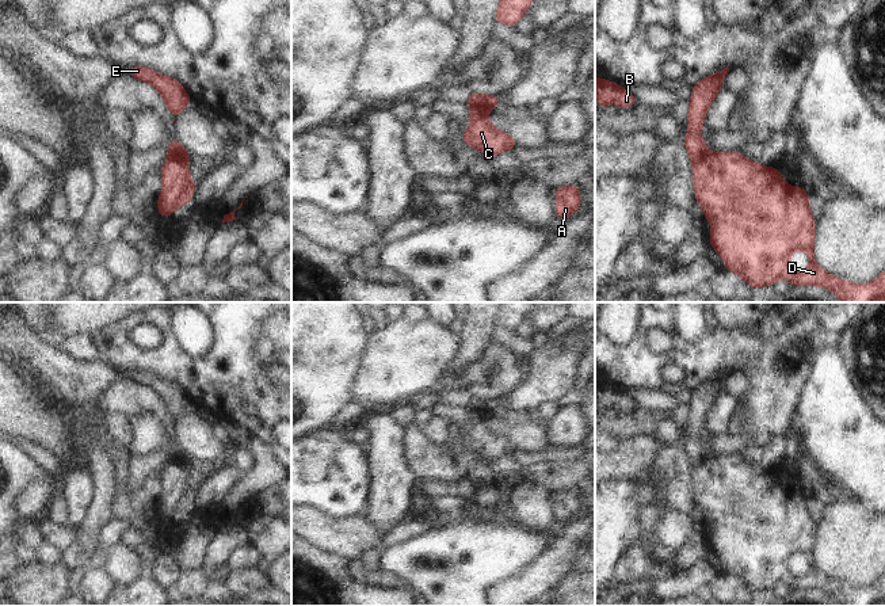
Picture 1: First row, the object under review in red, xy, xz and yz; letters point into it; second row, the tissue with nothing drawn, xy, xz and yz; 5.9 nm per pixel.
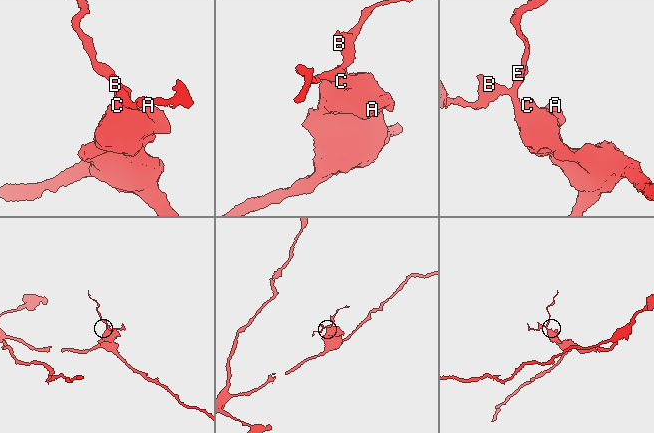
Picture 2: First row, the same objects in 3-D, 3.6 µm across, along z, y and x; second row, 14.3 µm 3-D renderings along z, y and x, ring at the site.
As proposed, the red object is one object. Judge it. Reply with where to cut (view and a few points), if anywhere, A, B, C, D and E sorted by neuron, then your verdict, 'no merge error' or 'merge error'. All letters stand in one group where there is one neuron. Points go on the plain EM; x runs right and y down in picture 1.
cut xy (167, 460), (175, 460), (189, 468); groups A C D / B E; merge error

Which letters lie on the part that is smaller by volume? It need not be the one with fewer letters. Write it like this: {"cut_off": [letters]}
{"cut_off": ["B", "E"]}

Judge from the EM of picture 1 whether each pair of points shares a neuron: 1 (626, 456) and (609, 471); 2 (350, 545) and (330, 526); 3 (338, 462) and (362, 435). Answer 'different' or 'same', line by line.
1: same
2: same
3: different

